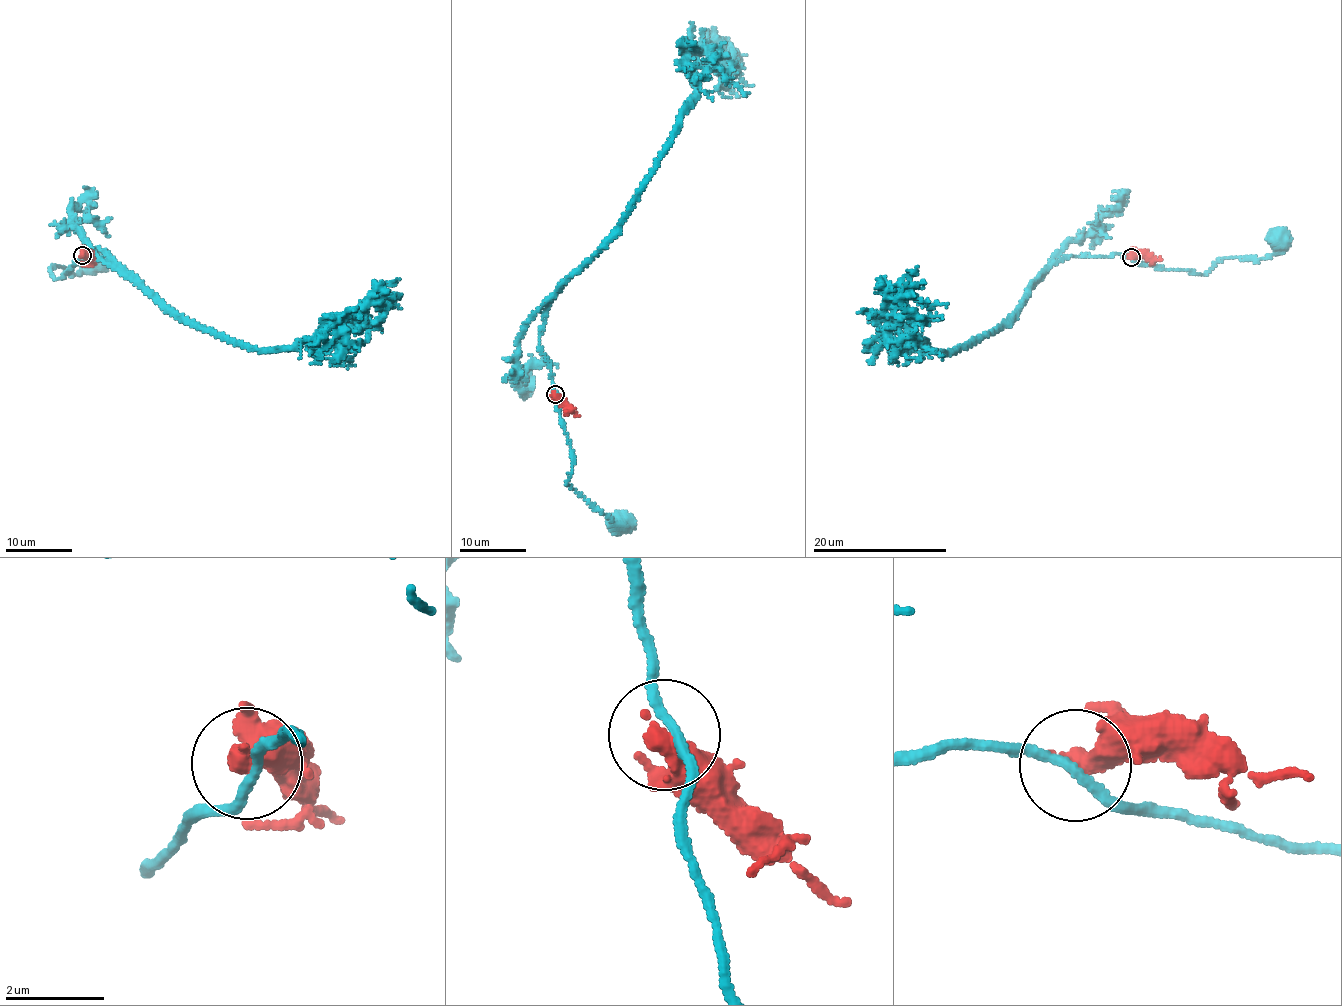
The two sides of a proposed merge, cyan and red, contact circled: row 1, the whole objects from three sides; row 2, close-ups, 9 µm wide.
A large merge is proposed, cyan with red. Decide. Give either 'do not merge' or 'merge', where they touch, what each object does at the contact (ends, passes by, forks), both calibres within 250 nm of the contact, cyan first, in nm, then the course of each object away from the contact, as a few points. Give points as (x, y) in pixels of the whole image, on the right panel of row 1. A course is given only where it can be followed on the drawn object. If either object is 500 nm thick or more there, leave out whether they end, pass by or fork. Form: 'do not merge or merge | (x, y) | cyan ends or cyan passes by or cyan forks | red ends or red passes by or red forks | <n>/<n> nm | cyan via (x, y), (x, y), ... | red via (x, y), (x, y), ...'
do not merge | (1131, 257) | 180/500 nm | cyan via (1131, 257), (1146, 265), (1206, 274), (1222, 259), (1264, 257), (1274, 254), (1278, 251), (1278, 241) | red via (1130, 257), (1162, 258)

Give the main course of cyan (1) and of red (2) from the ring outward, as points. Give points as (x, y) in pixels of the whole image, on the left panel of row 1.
1: (84, 255), (69, 273), (53, 279), (50, 273), (54, 266), (78, 274), (90, 271), (99, 262)
2: (82, 255), (95, 263)

